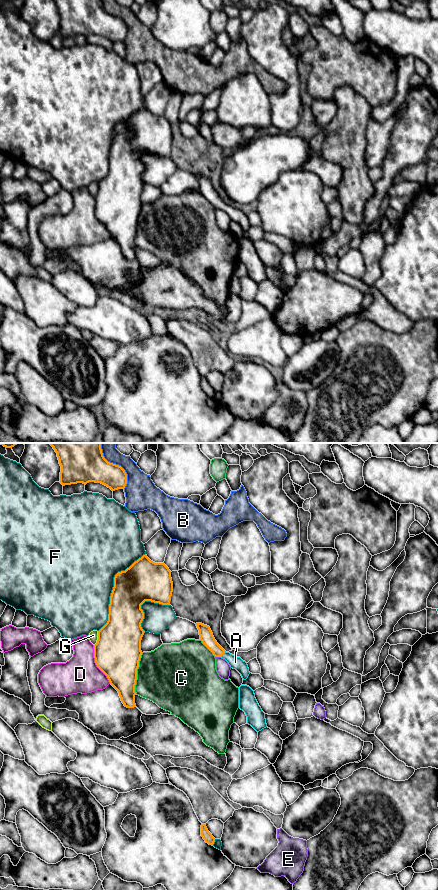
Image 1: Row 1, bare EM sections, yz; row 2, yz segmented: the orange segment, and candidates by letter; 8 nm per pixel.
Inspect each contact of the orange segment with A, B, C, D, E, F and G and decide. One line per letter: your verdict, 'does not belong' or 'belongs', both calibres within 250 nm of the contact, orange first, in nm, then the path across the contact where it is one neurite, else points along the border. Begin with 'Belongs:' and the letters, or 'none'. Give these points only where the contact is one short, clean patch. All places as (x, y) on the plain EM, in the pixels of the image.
Belongs: A
A: belongs | 110/100 nm | across yz (206, 188), (222, 206), (235, 214)
B: does not belong | 280/220 nm
C: does not belong | 380/460 nm
D: does not belong | 380/300 nm
E: does not belong | 110/110 nm
F: does not belong | 320/500 nm
G: does not belong | 380/80 nm

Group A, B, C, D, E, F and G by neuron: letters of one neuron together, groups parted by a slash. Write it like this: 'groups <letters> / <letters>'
groups A / B / C / D / E / F / G

